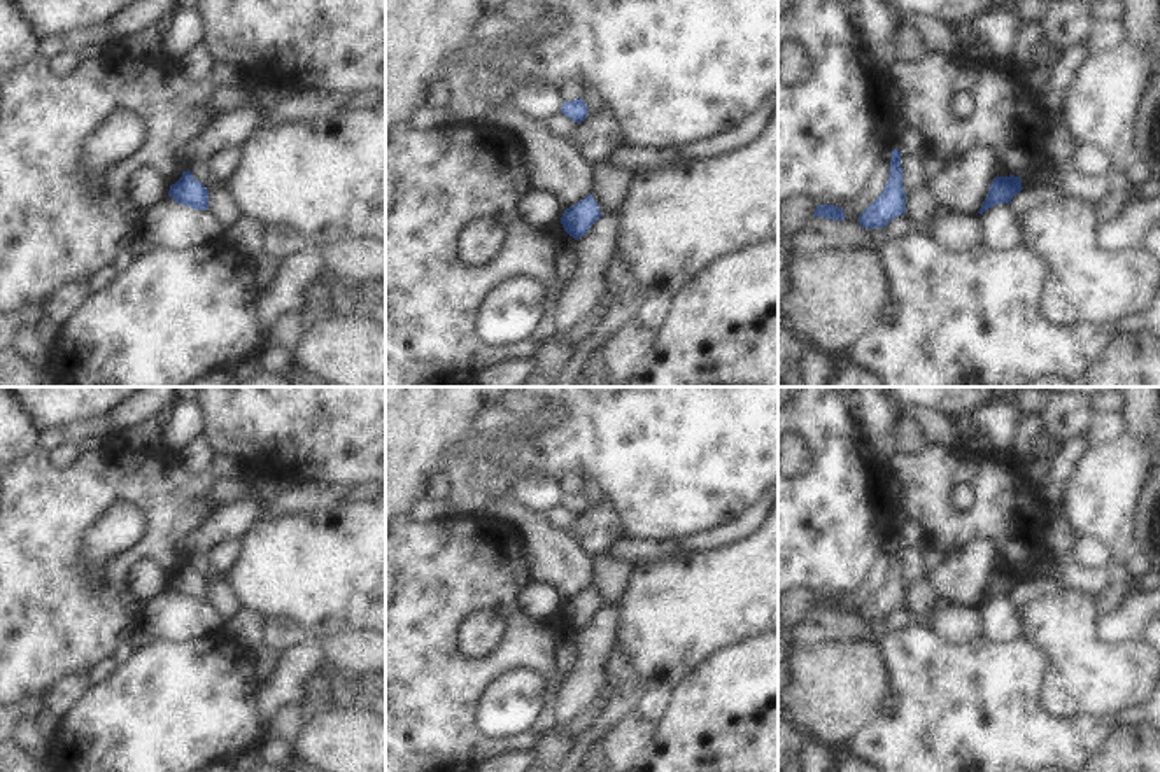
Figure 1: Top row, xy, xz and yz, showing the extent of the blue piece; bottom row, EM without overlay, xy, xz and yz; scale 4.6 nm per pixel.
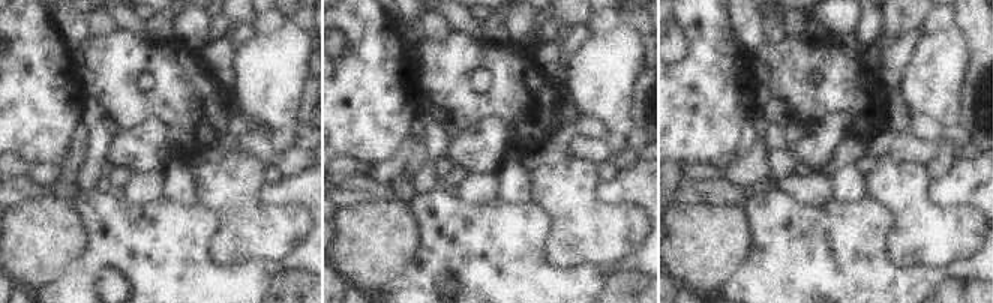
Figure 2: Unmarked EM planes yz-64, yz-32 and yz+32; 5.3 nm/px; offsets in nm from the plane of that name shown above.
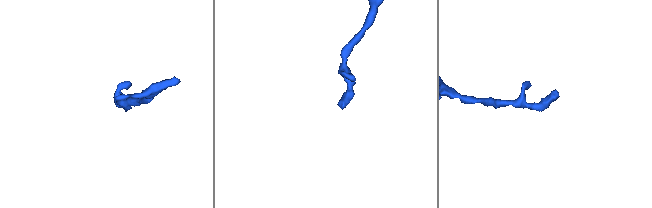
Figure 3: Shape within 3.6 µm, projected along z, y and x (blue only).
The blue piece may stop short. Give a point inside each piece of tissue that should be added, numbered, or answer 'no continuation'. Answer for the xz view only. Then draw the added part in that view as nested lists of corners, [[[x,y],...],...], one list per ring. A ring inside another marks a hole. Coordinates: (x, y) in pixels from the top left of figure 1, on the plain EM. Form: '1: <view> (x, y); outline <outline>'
no continuation

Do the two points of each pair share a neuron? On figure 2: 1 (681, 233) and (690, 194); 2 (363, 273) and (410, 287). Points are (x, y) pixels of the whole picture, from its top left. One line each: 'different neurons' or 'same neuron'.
1: different neurons
2: different neurons

